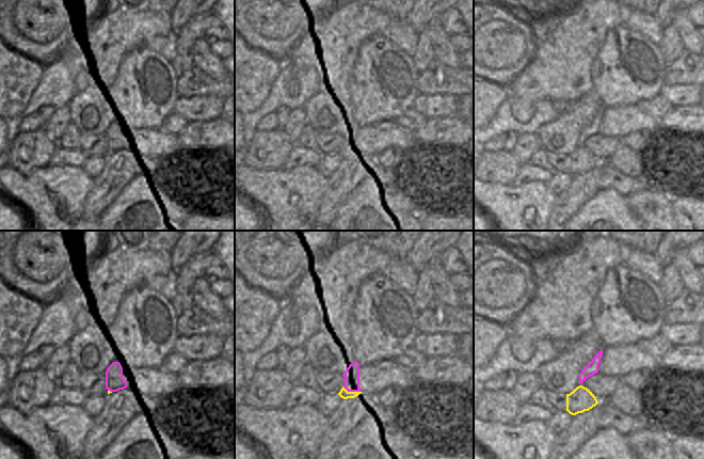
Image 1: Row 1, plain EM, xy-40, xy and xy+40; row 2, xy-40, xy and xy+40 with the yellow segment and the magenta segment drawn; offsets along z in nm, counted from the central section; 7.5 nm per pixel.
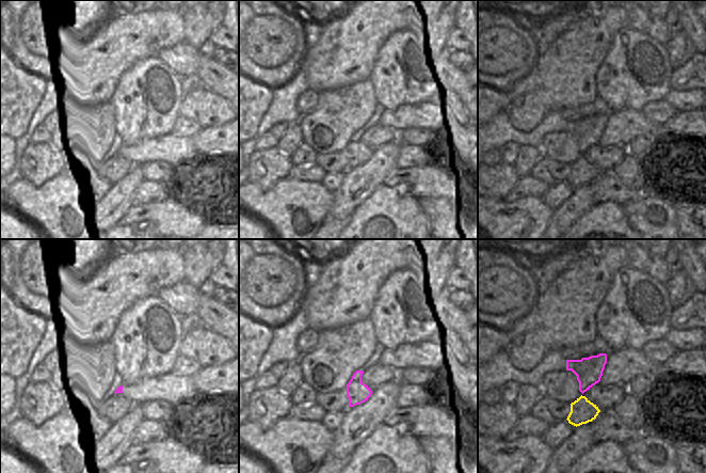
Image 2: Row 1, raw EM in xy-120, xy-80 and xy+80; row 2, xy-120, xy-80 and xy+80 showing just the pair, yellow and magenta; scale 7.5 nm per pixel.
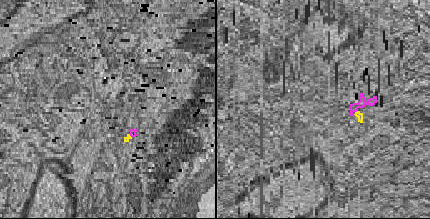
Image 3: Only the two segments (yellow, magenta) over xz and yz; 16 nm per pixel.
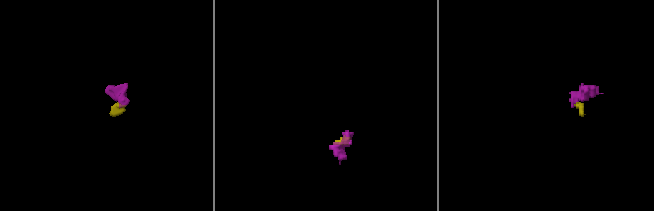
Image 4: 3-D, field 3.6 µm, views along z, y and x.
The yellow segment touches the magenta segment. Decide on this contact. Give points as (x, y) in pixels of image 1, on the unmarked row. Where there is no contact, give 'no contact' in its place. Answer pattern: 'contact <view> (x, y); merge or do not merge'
contact xy (352, 153); do not merge

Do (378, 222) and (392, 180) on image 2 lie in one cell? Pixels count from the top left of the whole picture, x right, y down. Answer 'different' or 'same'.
different

